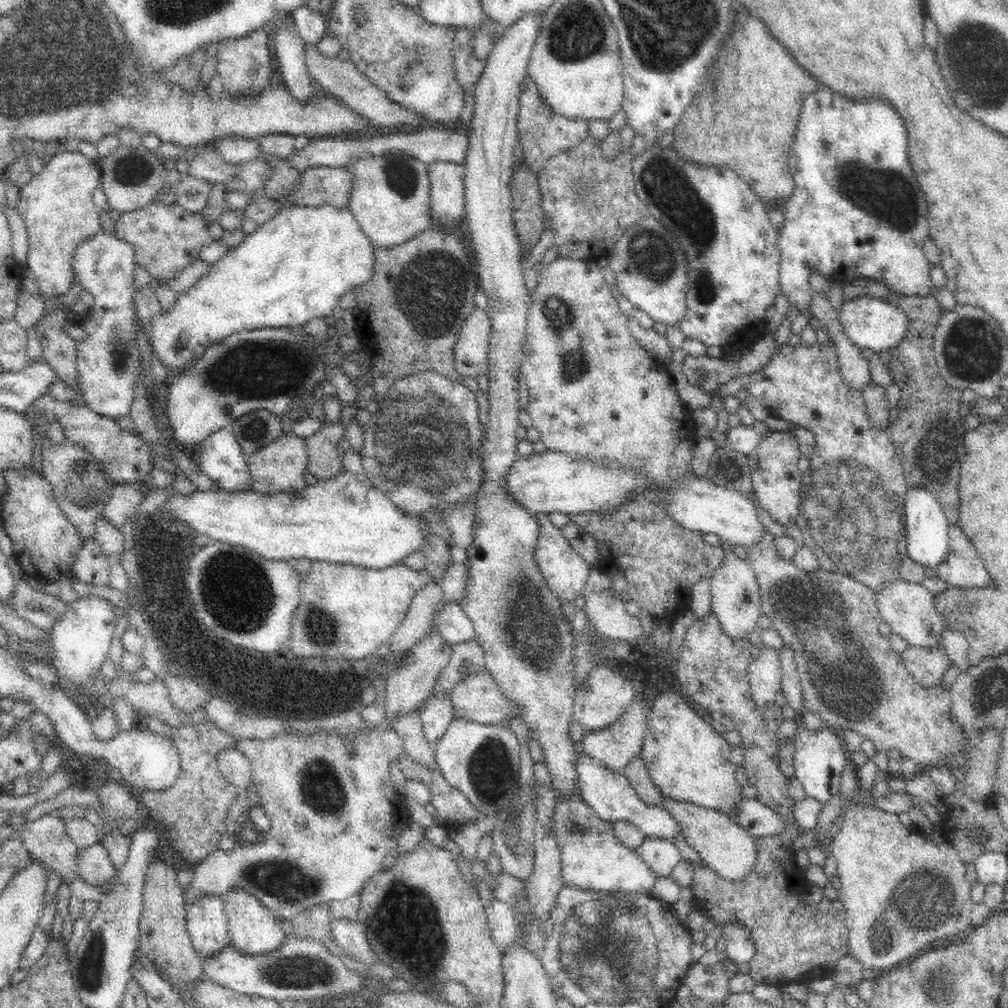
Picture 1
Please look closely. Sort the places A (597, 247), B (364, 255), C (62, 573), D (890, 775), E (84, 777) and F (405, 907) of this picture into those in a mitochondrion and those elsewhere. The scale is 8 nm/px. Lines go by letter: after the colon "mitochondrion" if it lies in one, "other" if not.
A: other
B: other
C: other
D: other
E: other
F: mitochondrion

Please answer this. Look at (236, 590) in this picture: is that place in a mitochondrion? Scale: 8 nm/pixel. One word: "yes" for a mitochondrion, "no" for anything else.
yes

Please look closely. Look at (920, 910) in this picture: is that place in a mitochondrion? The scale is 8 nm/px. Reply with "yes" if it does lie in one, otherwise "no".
yes

